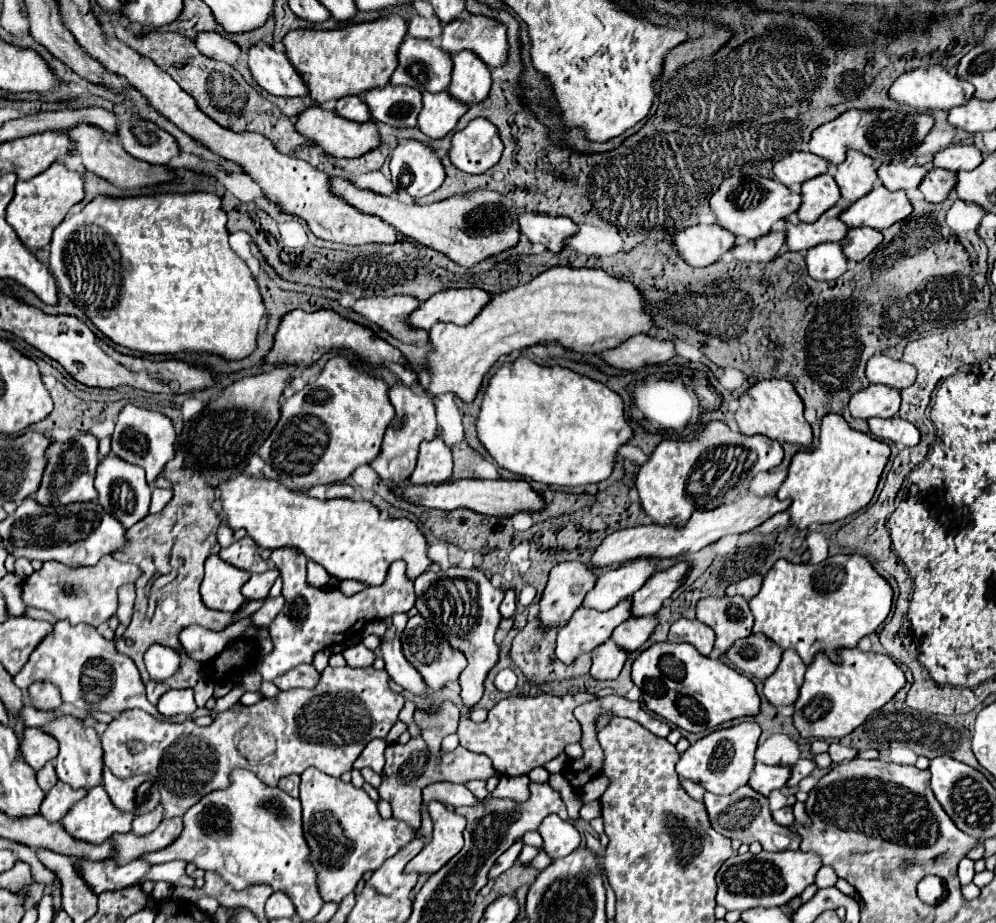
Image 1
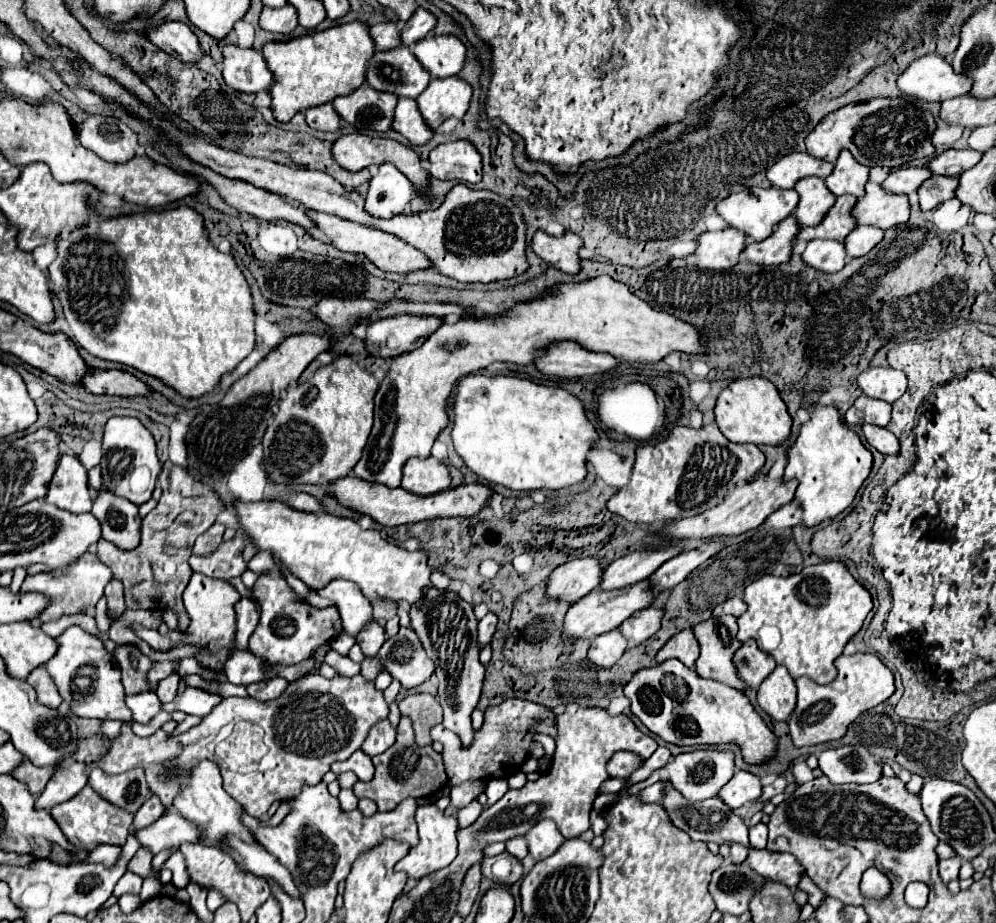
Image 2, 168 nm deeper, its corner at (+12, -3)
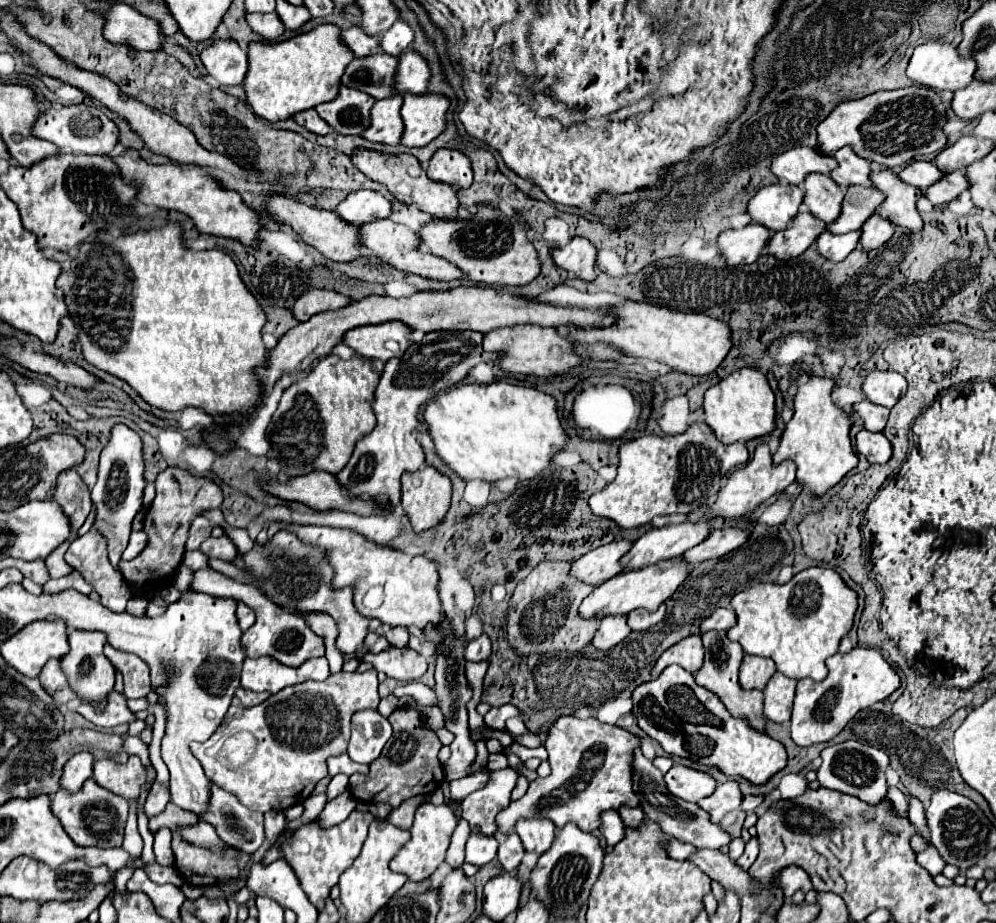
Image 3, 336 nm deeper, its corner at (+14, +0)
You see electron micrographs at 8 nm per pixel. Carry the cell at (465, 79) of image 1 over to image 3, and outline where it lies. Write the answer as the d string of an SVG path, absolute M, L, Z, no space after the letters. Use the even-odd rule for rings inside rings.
M404 93L404 105L402 105L402 119L404 119L404 135L402 135L402 145L408 147L424 147L428 141L438 137L444 127L446 127L446 113L450 109L450 99L440 93L424 93L424 95L414 95L414 93Z

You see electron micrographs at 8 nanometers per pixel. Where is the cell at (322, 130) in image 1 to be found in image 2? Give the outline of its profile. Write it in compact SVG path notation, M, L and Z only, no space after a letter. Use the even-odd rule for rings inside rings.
M348 134L338 138L332 144L332 152L336 162L348 170L348 172L358 172L362 168L368 168L372 164L384 164L384 162L392 162L396 168L400 168L400 172L404 172L404 176L408 176L408 180L412 182L412 186L416 188L416 192L426 192L428 190L428 178L430 174L426 172L426 166L422 168L420 158L414 150L410 150L408 146L402 146L396 140L388 140L388 138L374 138L374 136L360 136L360 134Z

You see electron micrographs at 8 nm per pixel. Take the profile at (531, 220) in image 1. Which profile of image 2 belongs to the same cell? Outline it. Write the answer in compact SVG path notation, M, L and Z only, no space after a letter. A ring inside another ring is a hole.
M538 230L532 240L534 252L550 266L566 272L566 274L578 274L580 272L580 256L578 250L582 248L582 238L566 232L562 238L548 236L546 232Z

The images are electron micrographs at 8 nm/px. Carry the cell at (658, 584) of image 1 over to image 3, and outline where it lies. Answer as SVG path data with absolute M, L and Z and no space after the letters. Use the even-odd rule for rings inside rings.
M724 527L724 529L714 529L700 545L688 549L682 555L682 561L688 565L696 565L700 561L712 559L712 557L722 557L730 553L732 549L740 547L750 535L750 527Z

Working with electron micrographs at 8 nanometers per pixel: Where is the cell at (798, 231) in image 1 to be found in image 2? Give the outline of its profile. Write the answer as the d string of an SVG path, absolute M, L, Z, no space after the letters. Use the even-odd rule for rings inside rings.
M838 196L836 204L830 208L822 224L812 228L802 228L798 238L802 240L814 240L814 238L832 238L832 240L844 240L848 232L852 232L858 224L852 216L852 208L856 206L856 196Z

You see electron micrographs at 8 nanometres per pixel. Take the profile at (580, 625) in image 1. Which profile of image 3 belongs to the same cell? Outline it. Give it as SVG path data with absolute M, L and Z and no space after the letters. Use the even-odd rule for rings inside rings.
M676 557L676 559L668 559L668 561L660 561L656 565L638 569L638 571L630 571L630 573L618 573L612 579L604 581L602 585L598 585L580 605L580 617L582 619L590 619L590 617L610 617L610 615L628 615L630 611L644 607L648 611L658 609L660 603L664 603L676 589L678 585L686 579L686 575L690 573L688 565Z

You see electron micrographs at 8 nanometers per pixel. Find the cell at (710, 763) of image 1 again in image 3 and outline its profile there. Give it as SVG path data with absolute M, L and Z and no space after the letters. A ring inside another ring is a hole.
M672 765L672 769L664 775L664 781L670 793L690 803L698 803L700 799L712 795L718 787L718 781L710 773L686 765Z

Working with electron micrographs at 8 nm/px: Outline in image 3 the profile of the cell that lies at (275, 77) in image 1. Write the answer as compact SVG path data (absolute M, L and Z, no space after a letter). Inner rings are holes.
M214 41L202 53L202 63L210 77L214 77L222 87L226 85L242 85L248 73L248 53L240 49L240 45L230 41Z

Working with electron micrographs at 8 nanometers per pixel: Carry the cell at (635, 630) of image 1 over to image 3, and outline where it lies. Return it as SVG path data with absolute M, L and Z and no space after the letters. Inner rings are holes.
M664 603L654 613L650 613L646 609L634 609L634 611L628 613L628 625L630 625L632 631L646 631L646 629L654 627L656 623L660 623L664 619L664 615L666 615Z

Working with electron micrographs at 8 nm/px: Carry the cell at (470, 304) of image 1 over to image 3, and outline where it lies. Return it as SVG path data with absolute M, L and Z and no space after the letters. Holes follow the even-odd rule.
M390 321L382 325L354 327L344 335L344 343L362 357L374 357L386 363L392 357L402 357L402 353L412 345L410 337L410 327L402 325L402 321Z

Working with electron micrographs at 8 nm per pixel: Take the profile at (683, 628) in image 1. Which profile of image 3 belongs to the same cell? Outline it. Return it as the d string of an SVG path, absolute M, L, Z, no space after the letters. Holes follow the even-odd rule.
M700 635L686 637L686 639L678 641L676 645L672 645L670 649L666 649L666 653L662 653L662 657L656 661L656 665L652 669L652 675L658 677L662 673L662 669L672 663L684 667L690 673L696 673L702 667L702 659L704 659L704 647L702 647Z

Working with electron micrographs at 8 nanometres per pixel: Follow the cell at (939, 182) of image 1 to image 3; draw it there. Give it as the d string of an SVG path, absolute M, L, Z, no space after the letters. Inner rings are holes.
M954 171L950 175L944 175L934 185L930 185L924 191L924 195L930 199L932 205L944 205L944 203L950 203L952 199L956 199L966 189L968 189L968 179L966 179L964 171Z

